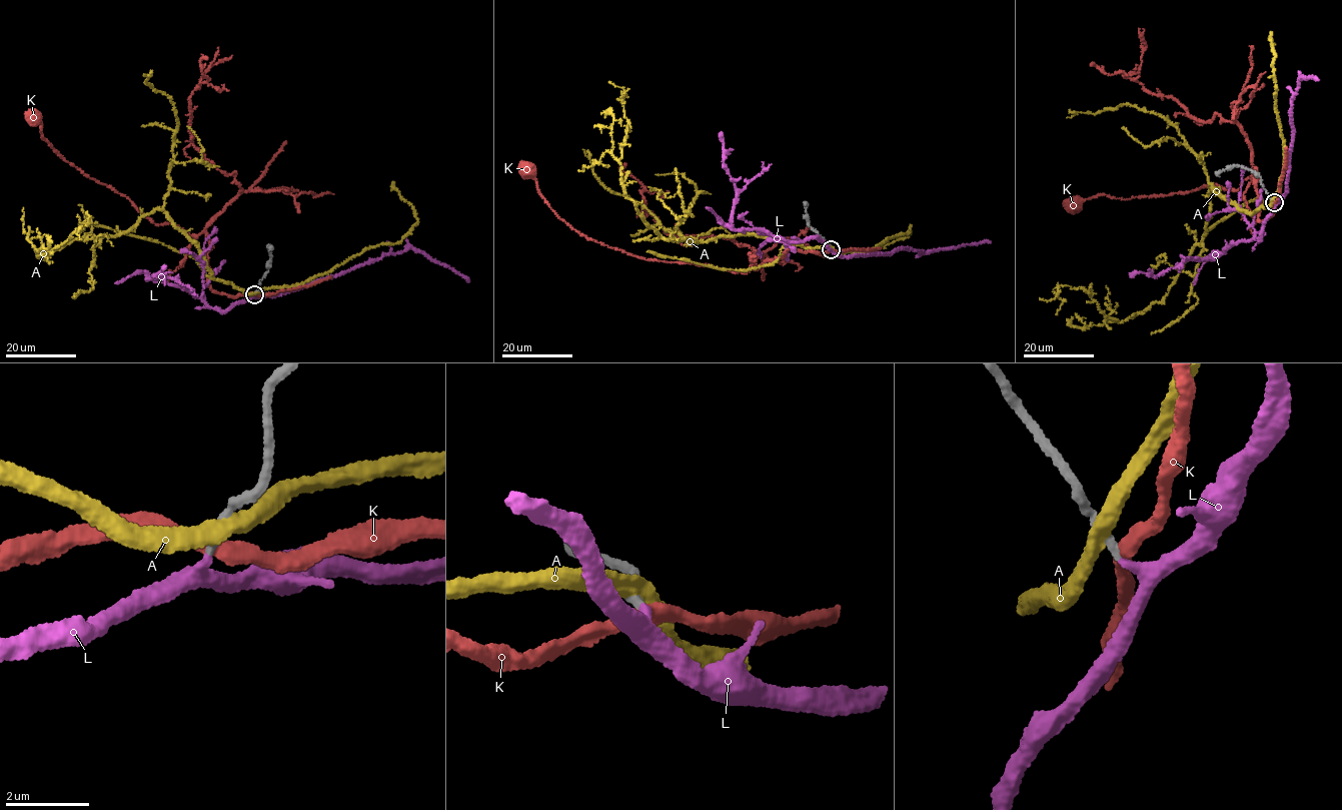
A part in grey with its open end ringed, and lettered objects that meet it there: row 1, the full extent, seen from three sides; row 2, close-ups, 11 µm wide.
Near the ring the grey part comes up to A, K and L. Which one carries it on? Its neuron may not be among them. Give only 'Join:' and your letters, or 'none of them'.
Join: L

